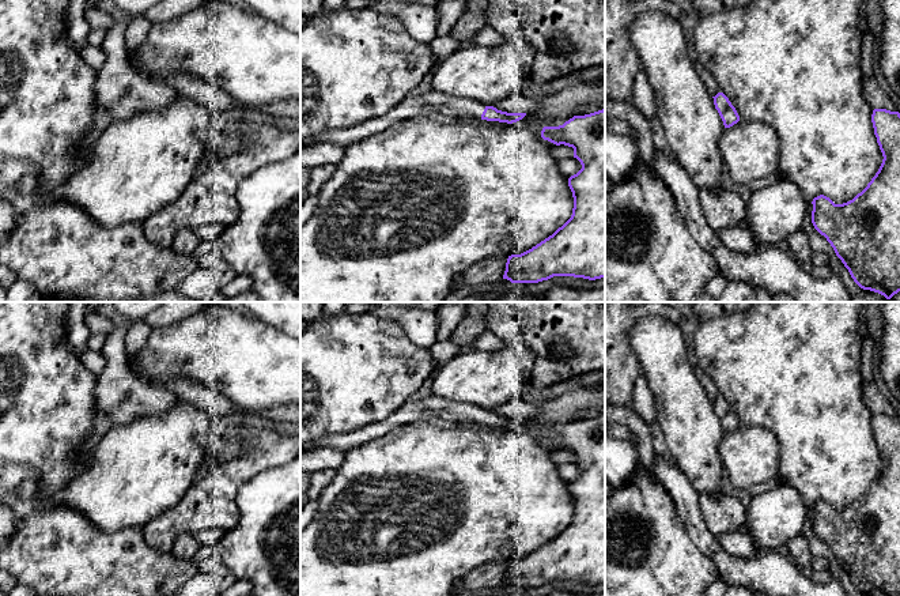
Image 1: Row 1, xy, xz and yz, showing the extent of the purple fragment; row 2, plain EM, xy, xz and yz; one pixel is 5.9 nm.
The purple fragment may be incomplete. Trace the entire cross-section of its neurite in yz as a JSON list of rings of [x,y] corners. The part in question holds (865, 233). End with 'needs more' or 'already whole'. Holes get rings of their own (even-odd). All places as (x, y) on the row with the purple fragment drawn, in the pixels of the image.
[[[874,109],[871,122],[882,163],[852,200],[835,204],[820,195],[813,199],[812,223],[827,238],[854,282],[890,299],[900,291],[900,113]]] | already whole

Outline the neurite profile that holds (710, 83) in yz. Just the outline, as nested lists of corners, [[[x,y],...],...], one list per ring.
[[[695,61],[695,69],[696,69],[697,75],[700,76],[708,94],[711,97],[715,97],[715,94],[718,91],[718,83],[714,79],[712,73],[704,65],[702,65],[699,61]]]

